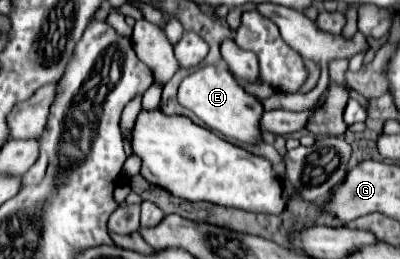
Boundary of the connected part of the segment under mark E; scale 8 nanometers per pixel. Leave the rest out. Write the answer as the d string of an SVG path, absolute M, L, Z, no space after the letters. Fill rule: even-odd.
M201 66L189 76L183 78L179 86L179 104L189 108L195 116L199 116L205 126L223 134L225 138L233 138L239 142L257 142L261 136L259 116L263 114L263 106L257 98L249 96L233 78L233 74L221 66Z

